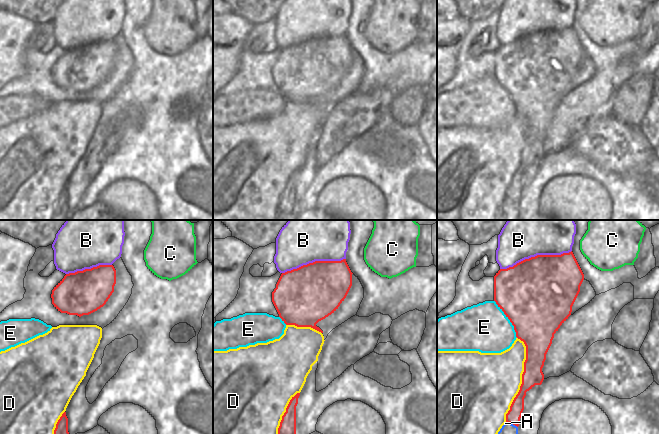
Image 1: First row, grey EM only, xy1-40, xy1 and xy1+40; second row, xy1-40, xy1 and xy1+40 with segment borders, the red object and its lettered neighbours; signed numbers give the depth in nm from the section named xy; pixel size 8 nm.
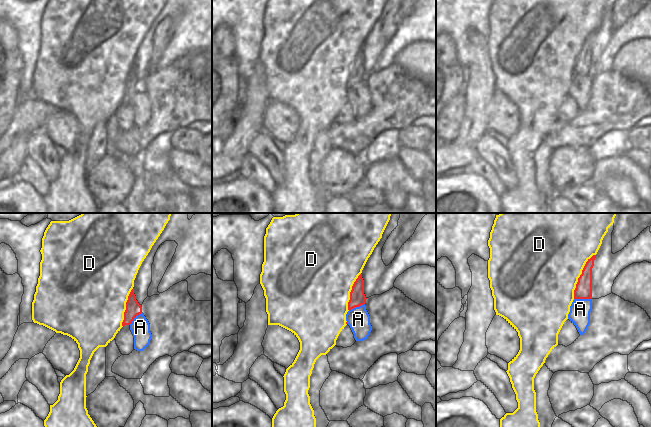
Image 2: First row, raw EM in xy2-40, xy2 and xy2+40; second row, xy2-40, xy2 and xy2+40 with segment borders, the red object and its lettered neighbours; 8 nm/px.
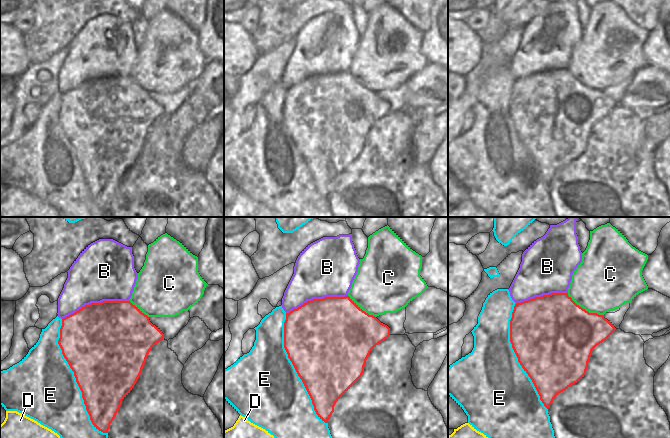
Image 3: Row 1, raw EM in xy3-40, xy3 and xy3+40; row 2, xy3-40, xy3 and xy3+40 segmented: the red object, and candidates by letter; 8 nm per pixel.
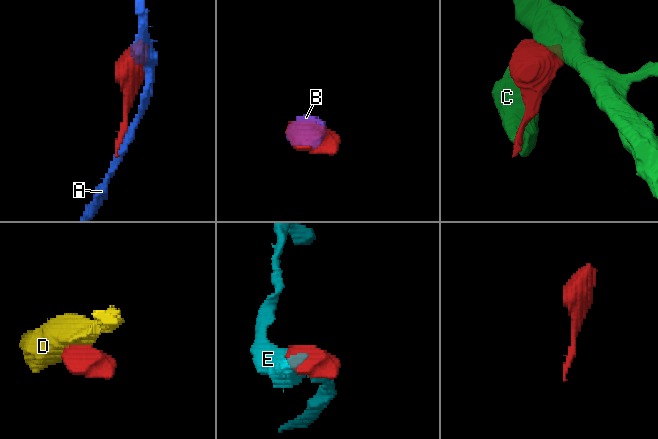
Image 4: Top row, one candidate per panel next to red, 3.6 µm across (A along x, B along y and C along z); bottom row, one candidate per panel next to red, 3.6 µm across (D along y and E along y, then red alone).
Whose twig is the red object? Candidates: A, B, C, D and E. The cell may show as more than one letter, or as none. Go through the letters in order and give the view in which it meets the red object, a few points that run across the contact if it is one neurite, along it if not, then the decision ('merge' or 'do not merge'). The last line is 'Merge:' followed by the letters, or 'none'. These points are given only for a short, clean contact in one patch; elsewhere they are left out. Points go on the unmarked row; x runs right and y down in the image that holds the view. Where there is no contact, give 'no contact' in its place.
A: meets red in xy2+40; line xy2+40 (574, 74), (591, 75); do not merge
B: meets red in xy1+40; do not merge
C: meets red in xy3+40; do not merge
D: meets red in xy1+40; merge
E: meets red in xy3-40; do not merge
Merge: D

